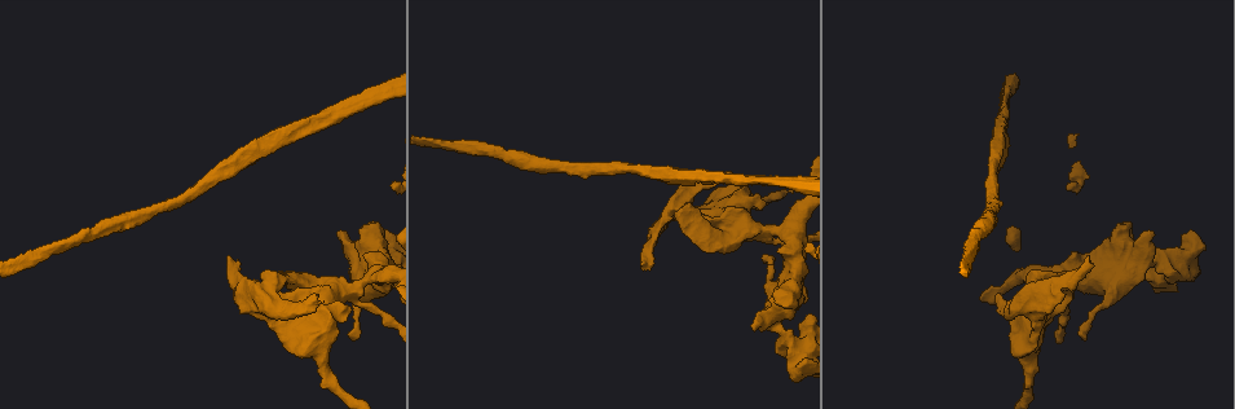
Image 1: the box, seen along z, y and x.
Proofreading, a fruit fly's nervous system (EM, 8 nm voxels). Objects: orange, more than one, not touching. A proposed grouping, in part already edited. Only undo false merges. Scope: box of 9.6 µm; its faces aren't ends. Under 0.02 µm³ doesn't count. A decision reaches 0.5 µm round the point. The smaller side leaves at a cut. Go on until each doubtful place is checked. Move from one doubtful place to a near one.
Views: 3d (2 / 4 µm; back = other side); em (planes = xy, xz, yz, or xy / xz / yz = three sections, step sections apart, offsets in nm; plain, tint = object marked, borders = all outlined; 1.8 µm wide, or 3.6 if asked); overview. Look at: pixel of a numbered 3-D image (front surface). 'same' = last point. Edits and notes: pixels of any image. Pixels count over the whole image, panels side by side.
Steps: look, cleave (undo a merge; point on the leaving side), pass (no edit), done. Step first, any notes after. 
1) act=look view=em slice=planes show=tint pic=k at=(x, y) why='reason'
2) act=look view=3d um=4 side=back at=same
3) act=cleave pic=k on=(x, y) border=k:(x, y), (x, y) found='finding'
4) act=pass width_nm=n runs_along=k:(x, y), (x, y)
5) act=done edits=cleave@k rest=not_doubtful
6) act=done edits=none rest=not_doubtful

act=look view=3d um=4 side=back pic=1 at=(801, 350) why='four-way junction'

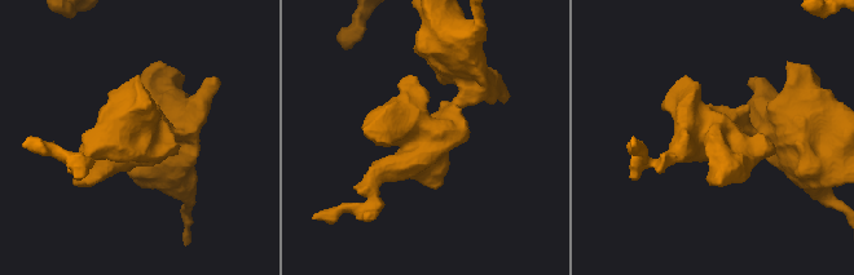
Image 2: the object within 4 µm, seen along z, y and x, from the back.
act=look view=em um=3.6 slice=yz step=16 show=tint pic=2 at=(139, 133) arms=4

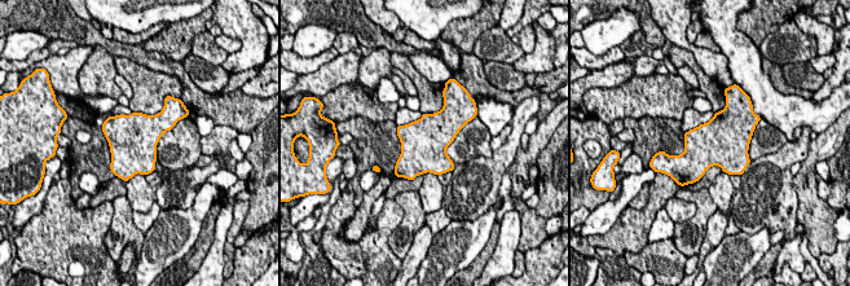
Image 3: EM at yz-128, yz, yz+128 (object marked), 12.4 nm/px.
act=look view=em um=3.6 slice=planes show=tint at=same

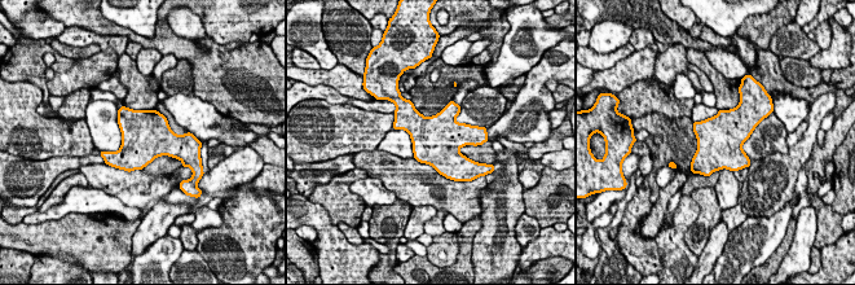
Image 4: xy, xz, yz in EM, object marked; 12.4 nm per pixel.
act=pass width_nm=600 found='one cell here'

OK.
act=look view=3d um=4 pic=1 at=(775, 310) why='sharp bend'

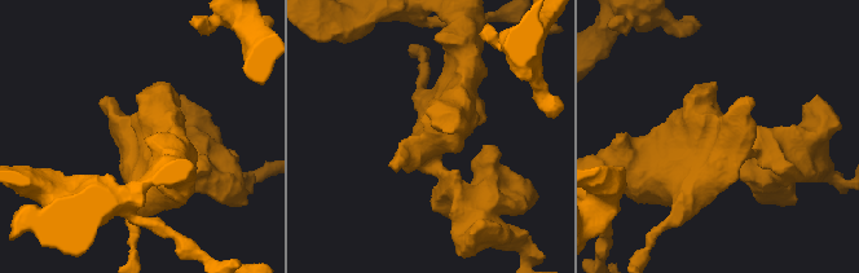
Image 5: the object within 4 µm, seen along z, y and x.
act=look view=em um=3.6 slice=xy step=4 show=borders pic=5 at=(432, 136) why='now the EM'

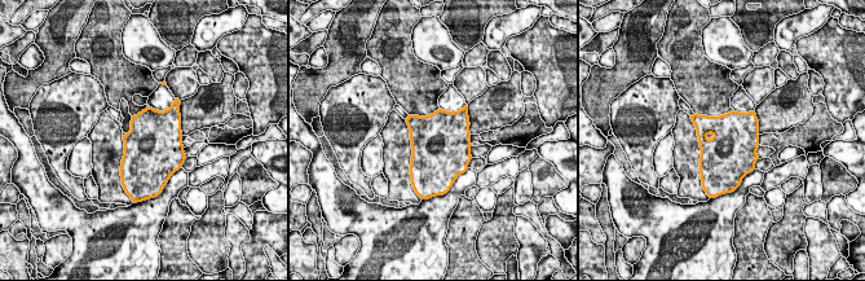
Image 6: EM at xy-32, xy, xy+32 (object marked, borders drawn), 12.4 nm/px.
act=pass found='continuous, no second cell'

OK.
act=look view=3d um=4 pic=1 at=(264, 307) why='touches itself'

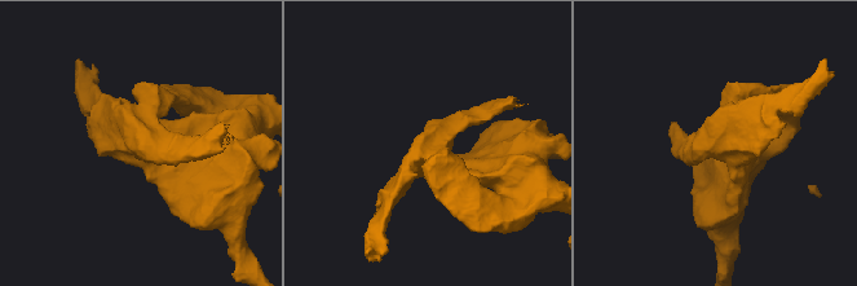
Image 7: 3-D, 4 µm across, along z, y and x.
act=look view=em slice=planes show=tint pic=7 at=(734, 148)

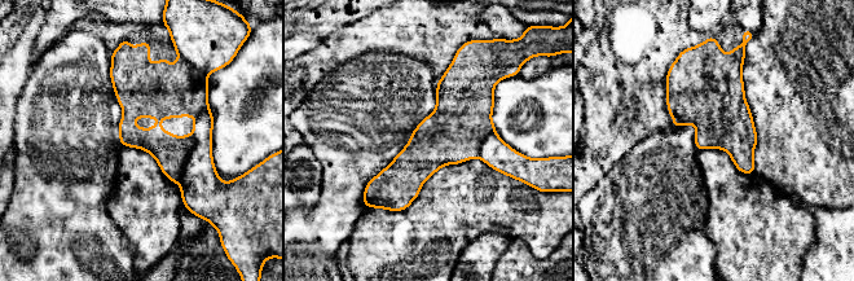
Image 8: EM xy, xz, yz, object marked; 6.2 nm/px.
act=cleave pic=8 on=(171, 153) border=8:(193, 135), (193, 149), (177, 181) found='two cells meet here'

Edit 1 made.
act=done edits=cleave@8 rest=not_doubtful

